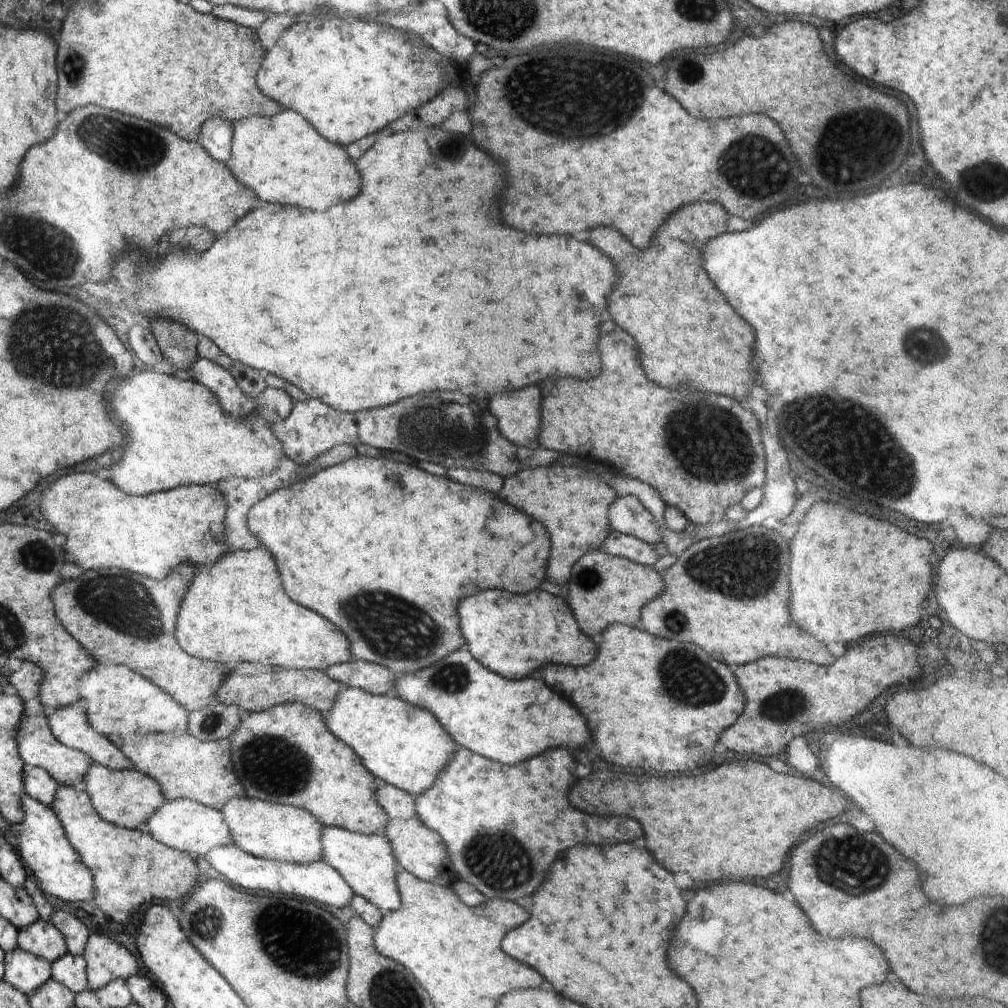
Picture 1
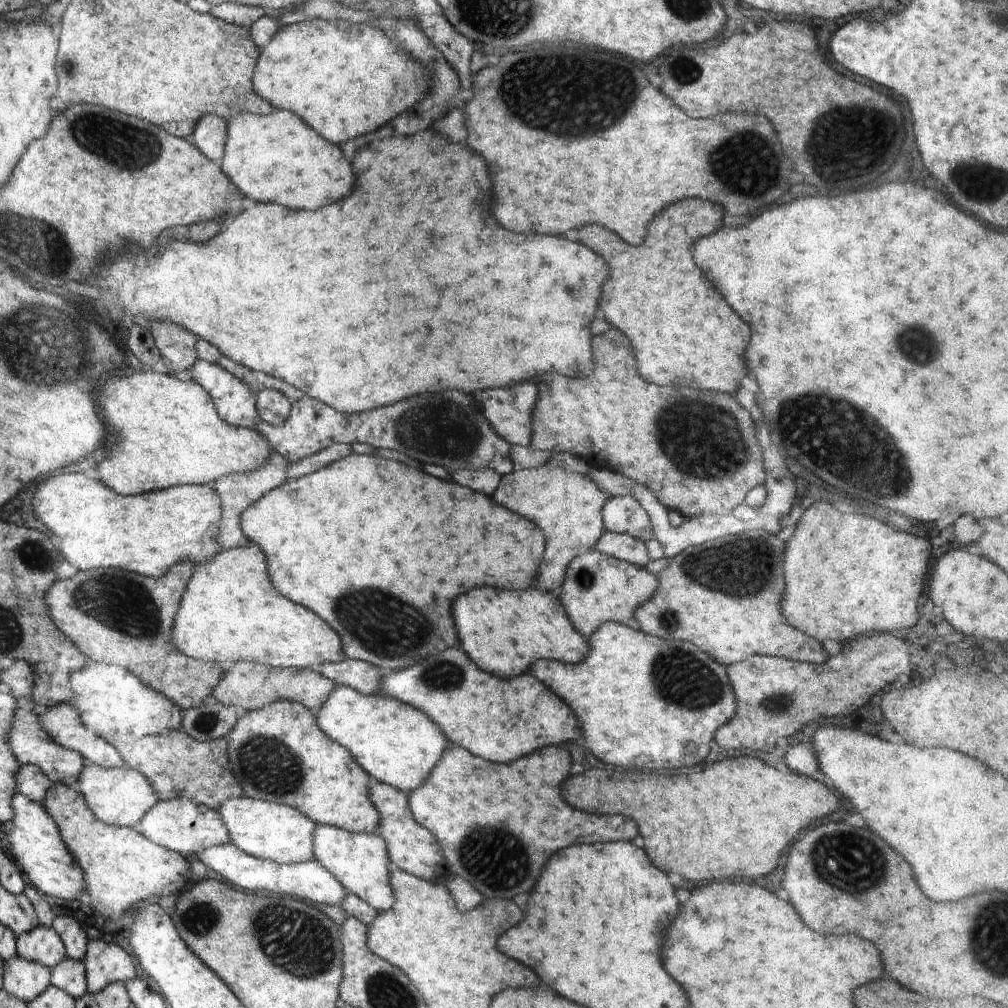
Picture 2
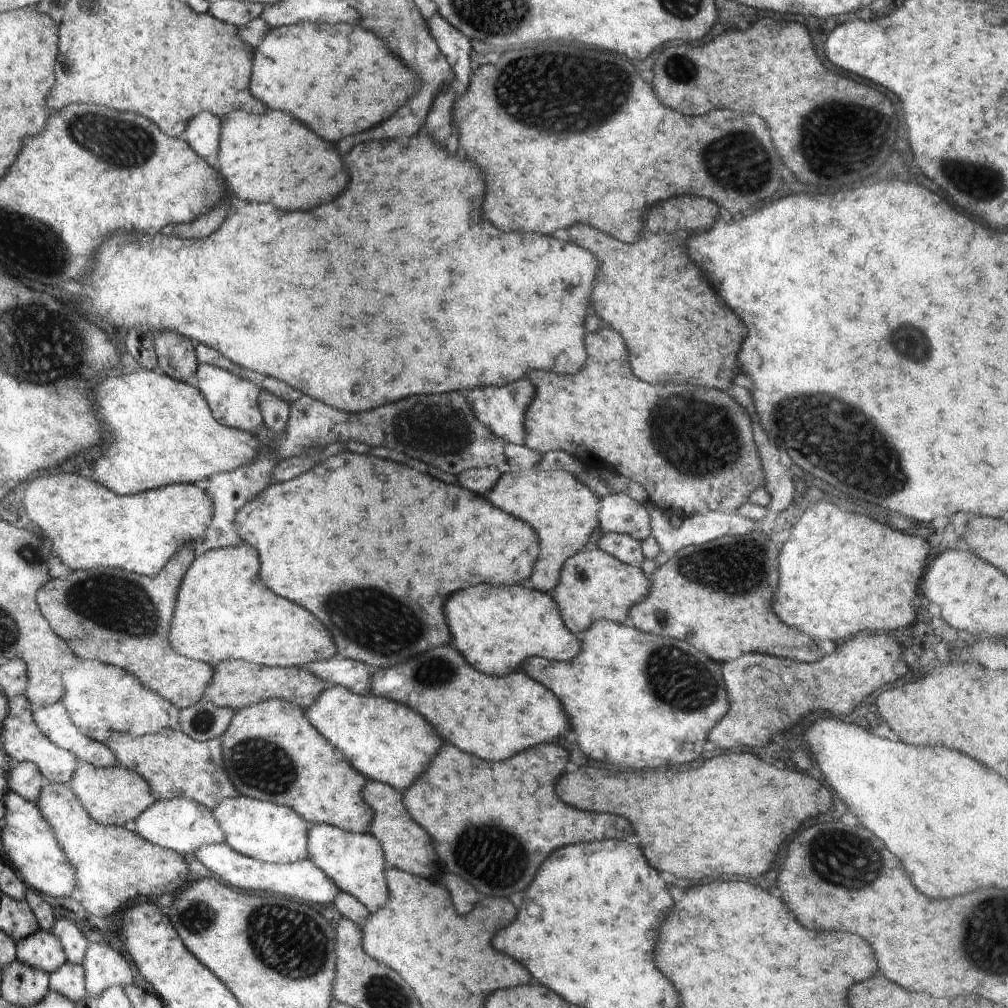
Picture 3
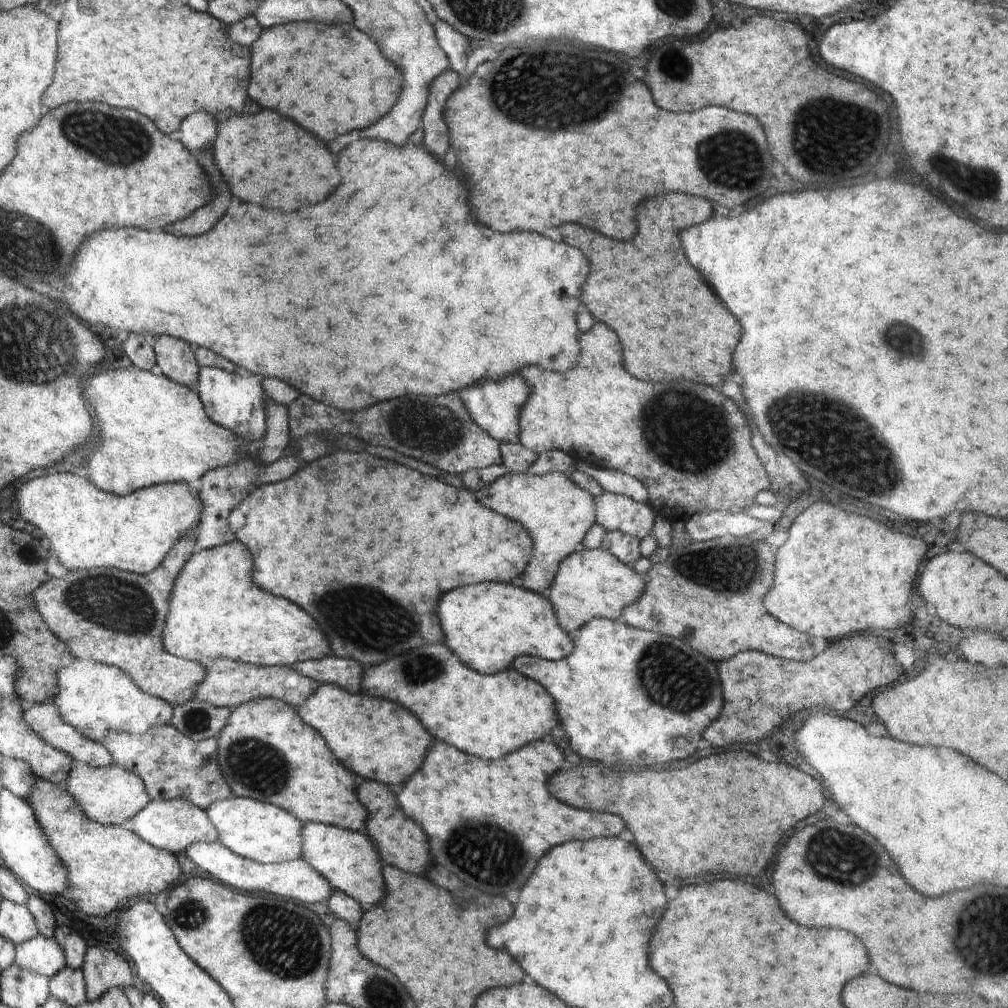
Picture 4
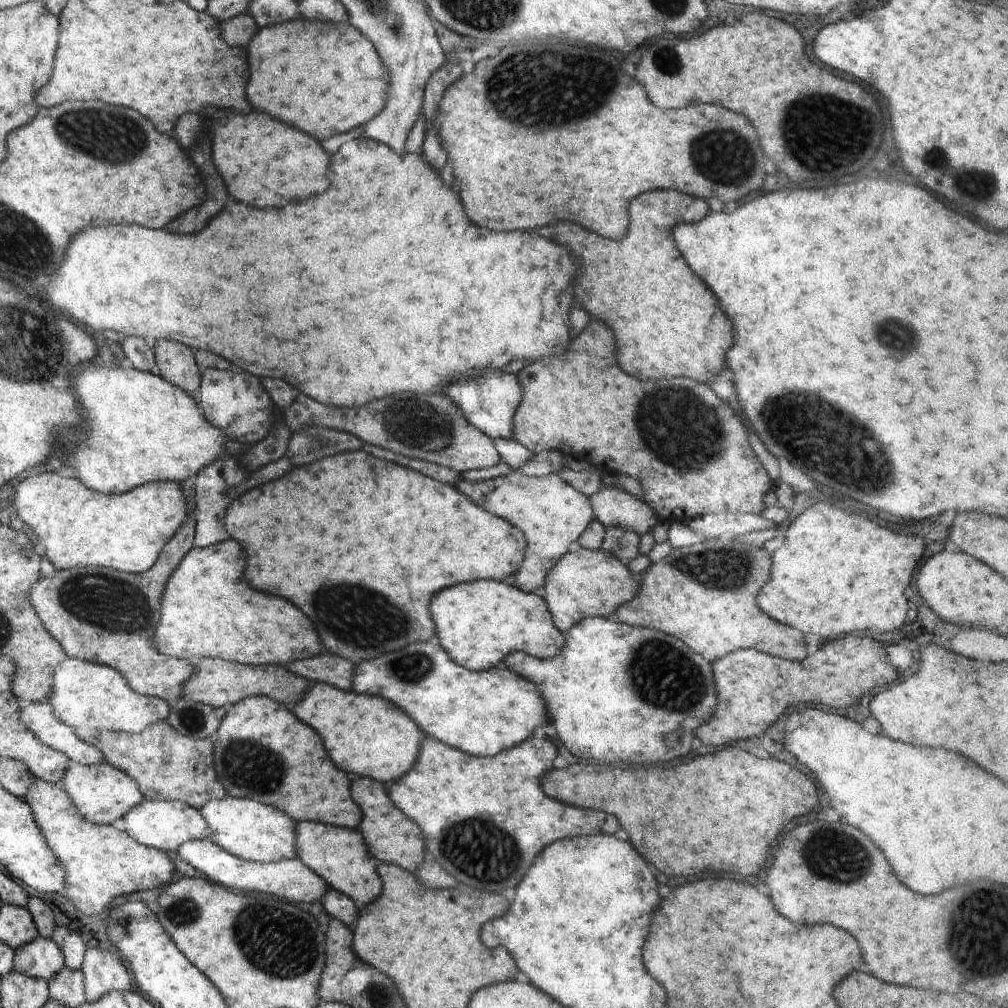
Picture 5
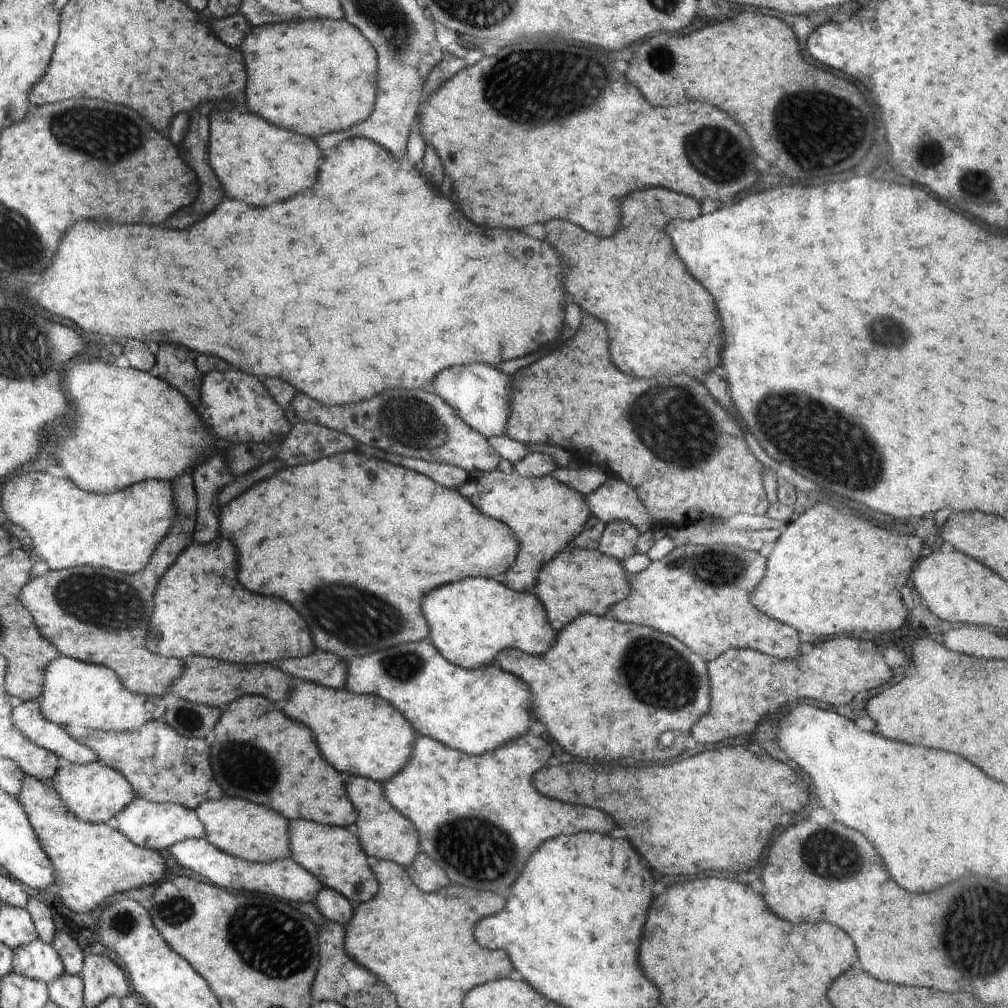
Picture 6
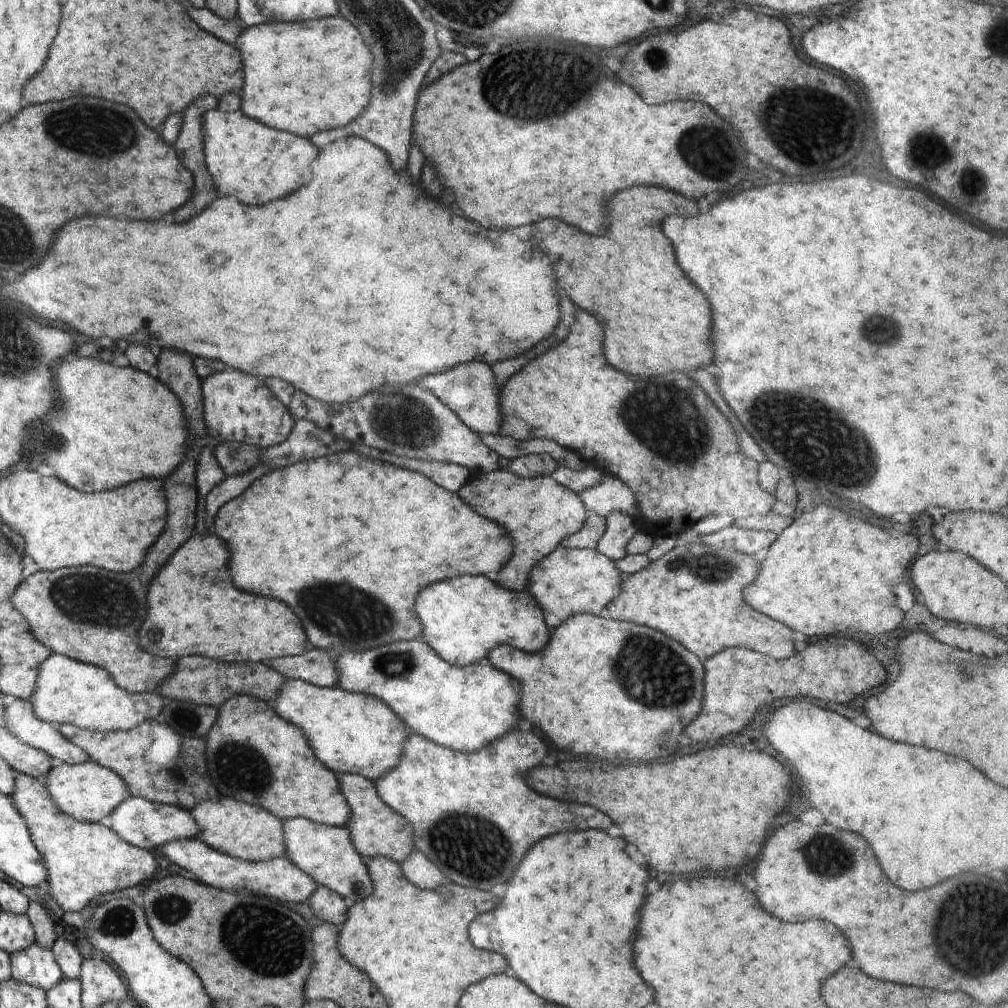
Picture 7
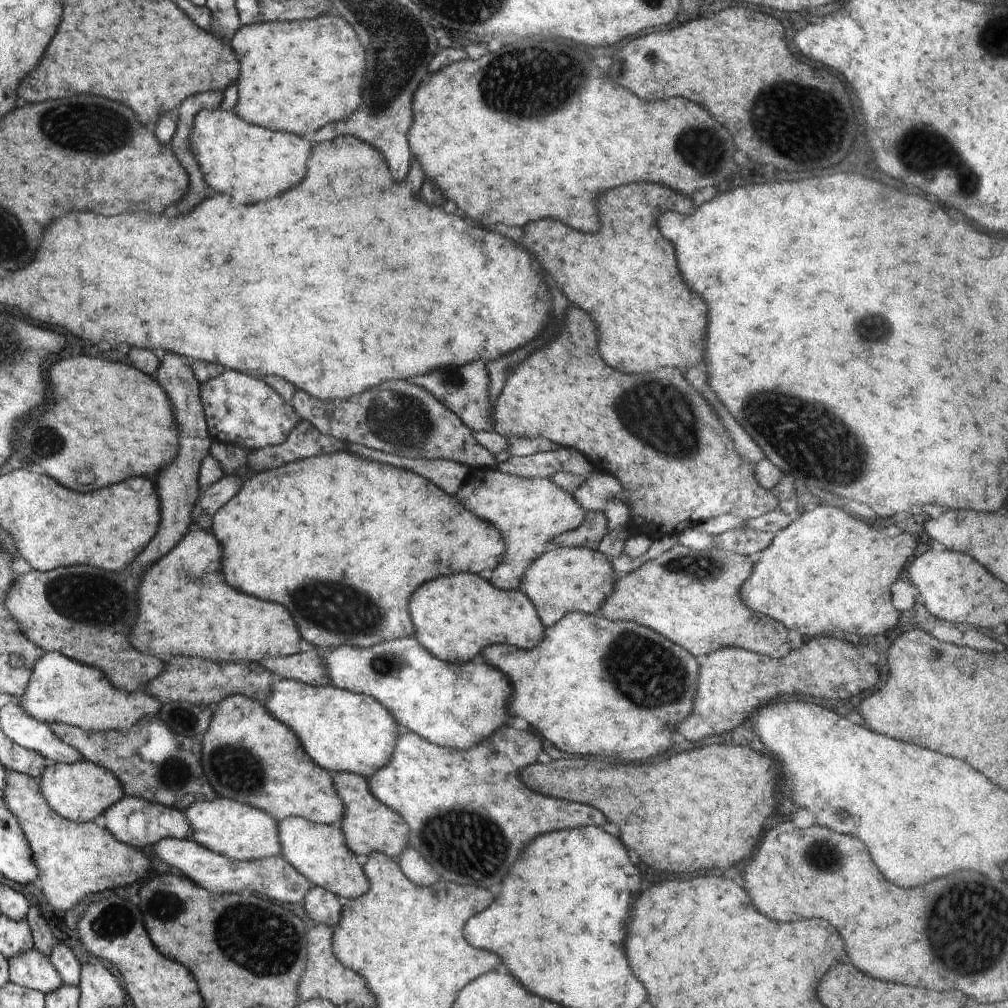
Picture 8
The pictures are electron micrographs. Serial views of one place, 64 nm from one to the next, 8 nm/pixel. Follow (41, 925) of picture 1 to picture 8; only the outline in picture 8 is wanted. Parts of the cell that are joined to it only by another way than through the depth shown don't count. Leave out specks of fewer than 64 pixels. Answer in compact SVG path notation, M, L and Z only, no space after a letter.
M32 948L24 954L14 955L9 961L9 976L14 984L34 989L45 994L58 990L63 985L49 955Z

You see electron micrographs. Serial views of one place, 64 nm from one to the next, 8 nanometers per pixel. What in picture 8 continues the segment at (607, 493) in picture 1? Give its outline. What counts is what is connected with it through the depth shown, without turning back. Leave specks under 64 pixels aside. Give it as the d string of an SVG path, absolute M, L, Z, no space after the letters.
M472 469L467 474L465 483L457 490L456 498L462 506L472 510L478 518L488 520L501 532L505 540L504 558L500 566L487 579L502 591L516 591L521 585L526 569L544 553L552 550L552 542L562 533L576 530L584 520L585 510L580 503L563 488L560 488L552 479L547 478L522 478L513 474L502 472L498 469Z

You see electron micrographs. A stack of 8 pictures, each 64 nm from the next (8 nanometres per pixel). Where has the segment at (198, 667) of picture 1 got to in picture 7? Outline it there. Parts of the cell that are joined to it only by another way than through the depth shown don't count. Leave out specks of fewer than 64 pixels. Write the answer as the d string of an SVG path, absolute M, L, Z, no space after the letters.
M157 350L159 357L154 374L161 380L183 404L185 415L189 424L189 433L192 437L189 441L189 450L185 459L179 464L166 479L165 493L167 494L167 523L162 534L151 546L144 562L138 567L138 572L128 574L117 573L106 569L92 566L80 566L80 568L62 568L56 572L36 572L26 578L26 584L14 592L14 608L17 608L28 621L33 635L42 644L45 644L53 653L82 661L106 669L116 683L129 693L156 693L163 680L175 671L175 659L168 659L158 655L152 656L145 649L138 646L138 628L142 626L149 608L146 606L146 592L148 586L162 565L180 548L196 530L197 500L199 498L196 484L197 460L204 445L212 444L205 429L203 428L203 392L201 391L201 378L196 374L193 359L186 356L186 352L178 350Z

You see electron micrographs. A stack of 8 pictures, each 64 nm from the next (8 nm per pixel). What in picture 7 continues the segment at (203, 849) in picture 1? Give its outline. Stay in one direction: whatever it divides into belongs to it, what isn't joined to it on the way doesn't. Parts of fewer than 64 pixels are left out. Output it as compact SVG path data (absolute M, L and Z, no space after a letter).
M131 796L126 799L110 814L110 820L112 820L112 829L122 837L122 840L146 850L161 849L166 843L194 839L200 834L198 823L189 810L184 807L155 803L144 797Z

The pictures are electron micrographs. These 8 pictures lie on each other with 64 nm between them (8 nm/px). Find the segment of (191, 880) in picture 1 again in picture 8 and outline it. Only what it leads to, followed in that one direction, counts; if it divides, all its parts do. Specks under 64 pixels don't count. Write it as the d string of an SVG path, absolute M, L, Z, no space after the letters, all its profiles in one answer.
M7 770L6 788L1 796L20 821L20 826L29 839L37 867L42 872L42 876L40 876L42 884L37 885L56 910L74 908L78 902L82 902L86 898L86 894L90 894L90 892L86 892L86 888L90 888L92 892L100 890L100 888L124 889L130 884L134 884L136 880L140 880L142 876L146 876L146 872L150 870L150 860L140 850L118 840L106 827L100 827L92 821L77 823L58 814L41 793L40 783L27 774Z

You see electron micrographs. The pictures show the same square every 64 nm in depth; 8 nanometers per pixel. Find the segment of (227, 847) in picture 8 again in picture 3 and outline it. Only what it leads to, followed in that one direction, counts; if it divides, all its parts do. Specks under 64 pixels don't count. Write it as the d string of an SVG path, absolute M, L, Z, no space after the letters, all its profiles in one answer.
M238 796L238 798L222 800L212 812L215 821L218 821L219 827L225 832L225 842L244 856L274 864L309 858L308 833L312 824L298 816L292 808Z

